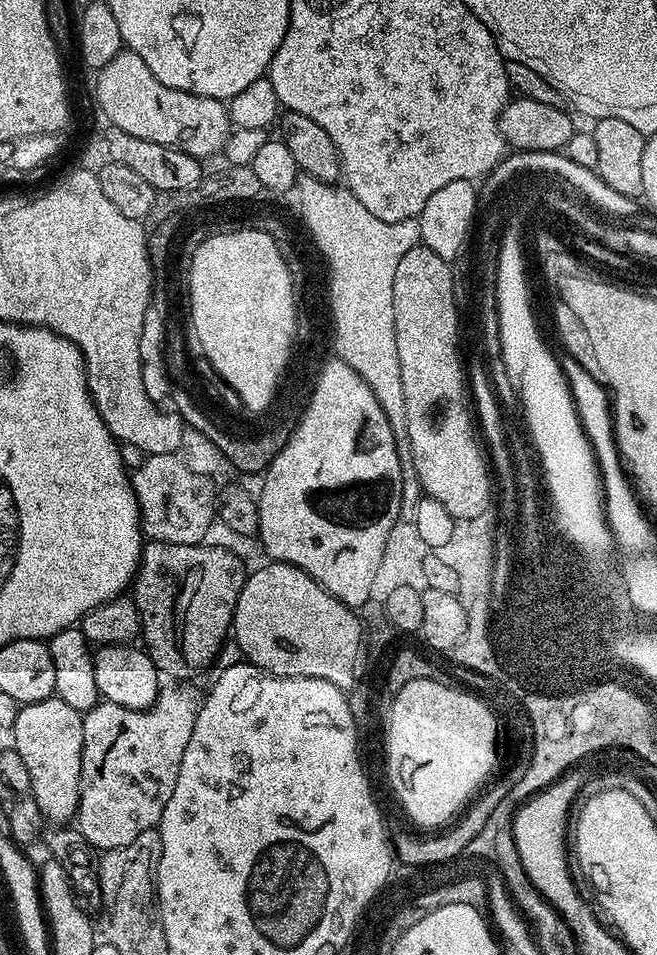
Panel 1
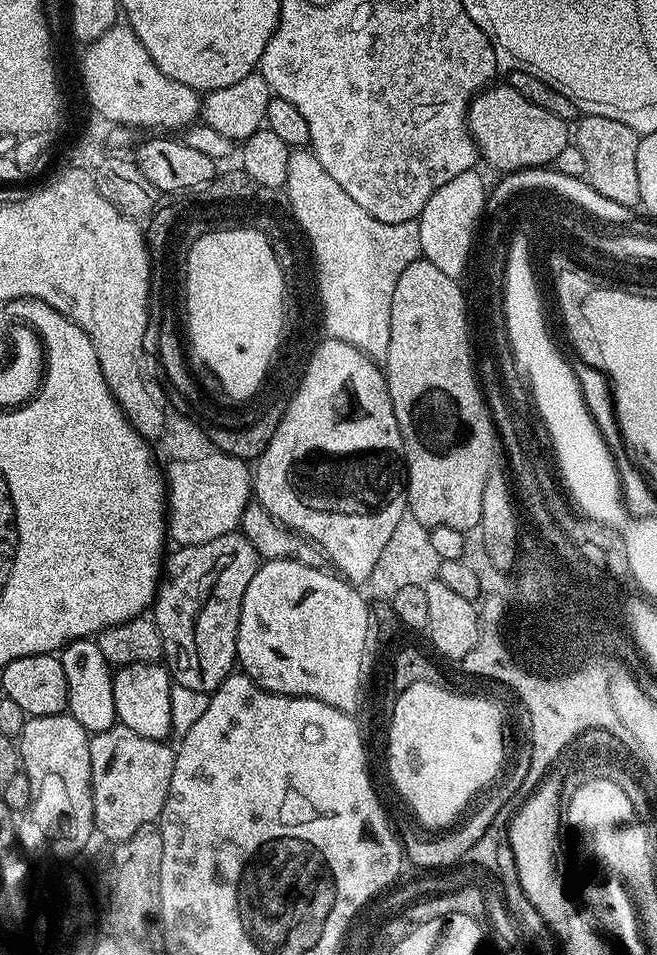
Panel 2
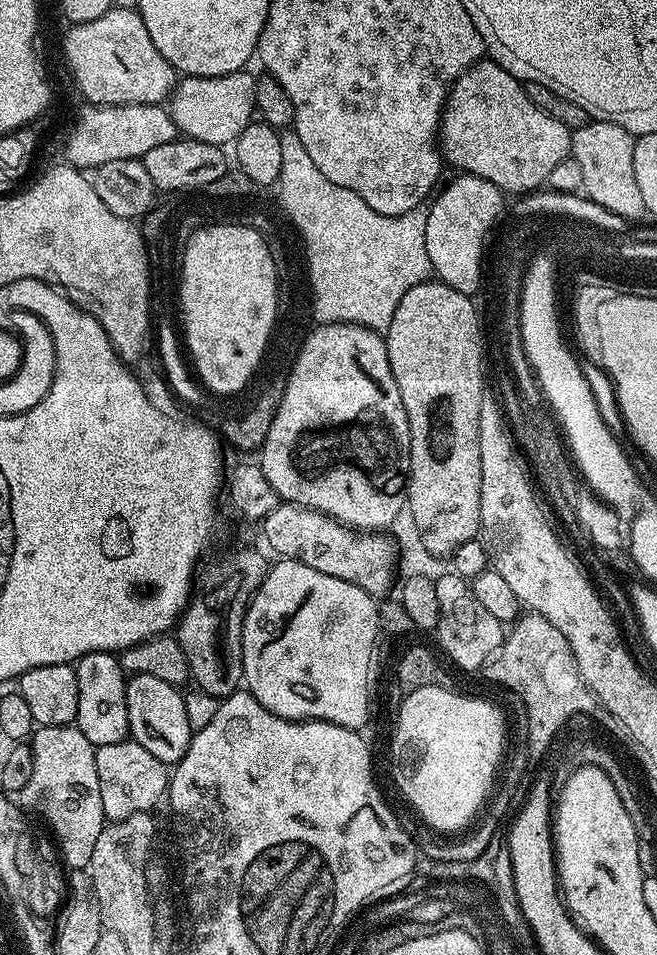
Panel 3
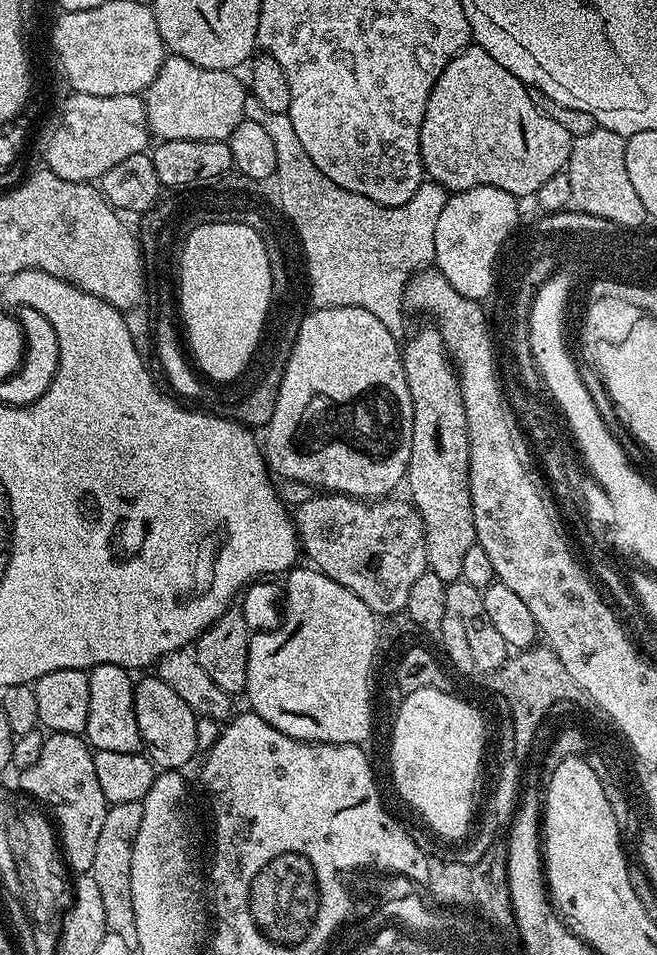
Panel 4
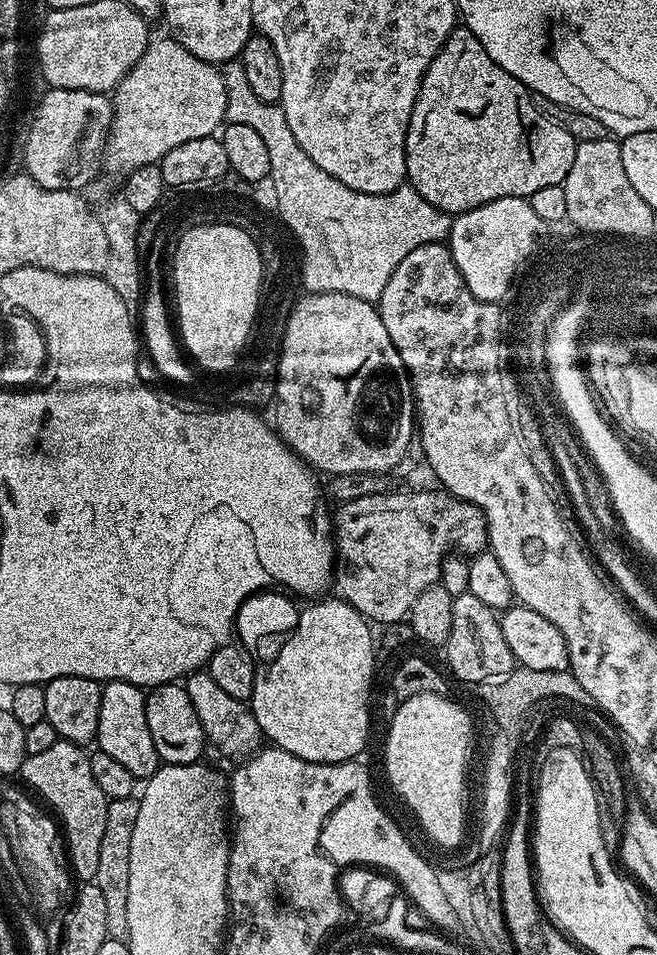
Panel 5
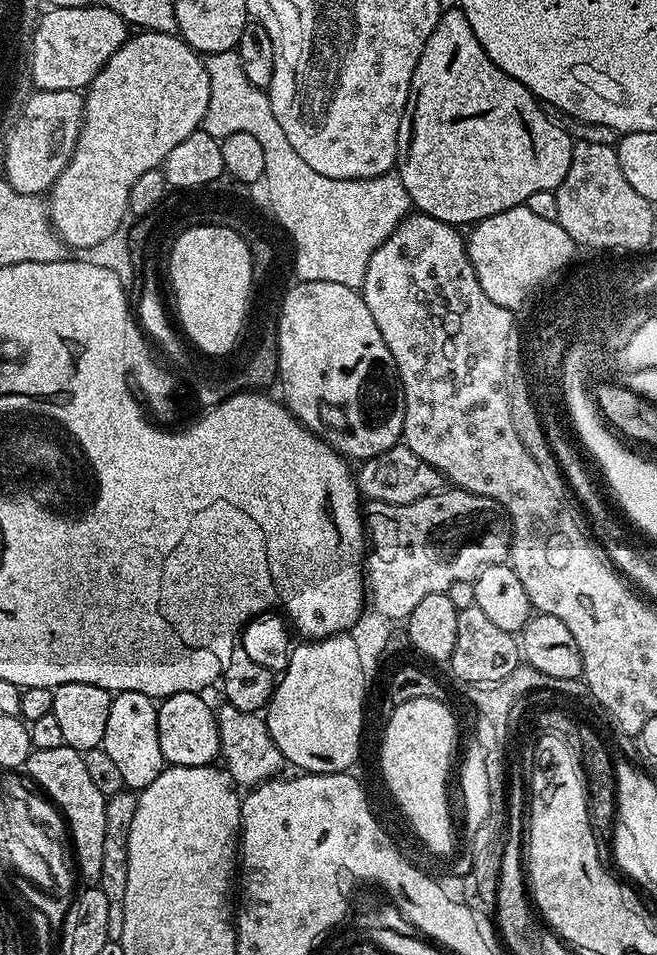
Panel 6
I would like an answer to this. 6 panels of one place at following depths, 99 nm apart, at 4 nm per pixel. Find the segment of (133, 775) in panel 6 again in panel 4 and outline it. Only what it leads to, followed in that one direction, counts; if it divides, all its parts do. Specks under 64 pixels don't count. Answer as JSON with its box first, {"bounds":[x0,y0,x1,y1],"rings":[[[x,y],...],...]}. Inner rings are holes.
{"bounds":[82,664,142,754],"rings":[[[99,664],[87,669],[88,681],[90,682],[90,704],[86,713],[86,726],[82,733],[88,742],[88,747],[101,752],[102,750],[114,750],[114,754],[130,754],[140,752],[142,745],[138,734],[138,718],[134,714],[134,680],[131,680],[129,669],[122,666],[110,666]]]}

